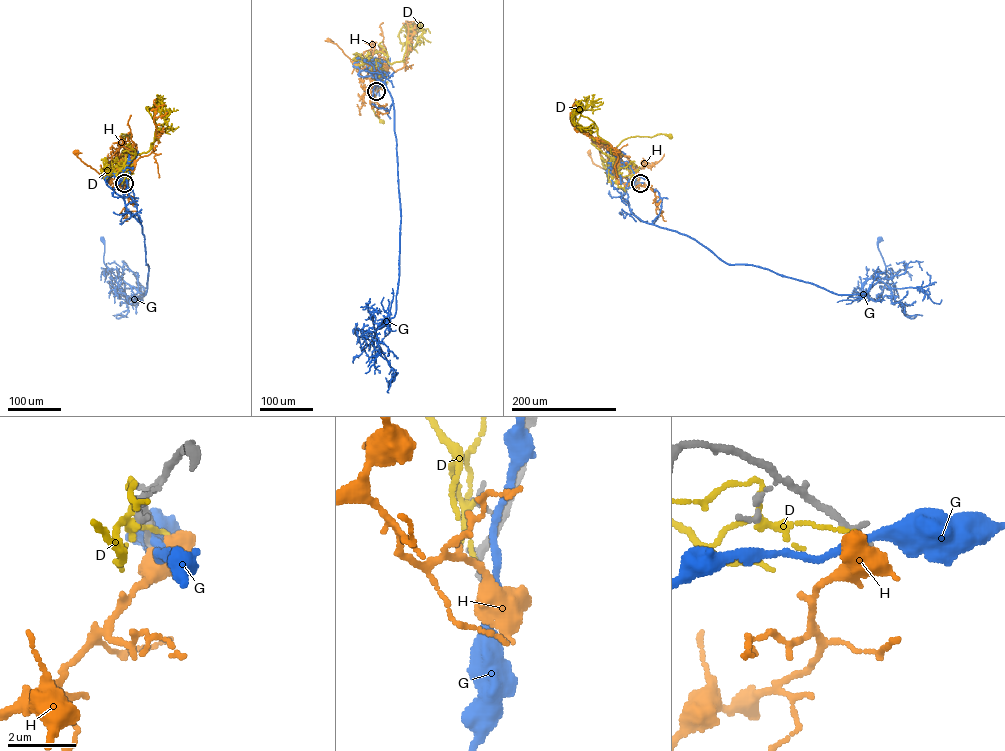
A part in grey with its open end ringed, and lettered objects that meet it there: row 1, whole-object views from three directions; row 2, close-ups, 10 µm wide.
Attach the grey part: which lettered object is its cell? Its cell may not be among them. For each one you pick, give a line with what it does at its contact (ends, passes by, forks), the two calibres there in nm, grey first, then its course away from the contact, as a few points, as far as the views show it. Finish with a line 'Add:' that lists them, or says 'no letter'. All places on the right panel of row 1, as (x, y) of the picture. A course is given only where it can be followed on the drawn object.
Add: no letter

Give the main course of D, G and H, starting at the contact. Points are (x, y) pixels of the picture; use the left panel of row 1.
D: (124, 183), (127, 175), (125, 177), (126, 155), (121, 145), (126, 136), (121, 134), (129, 136)
G: (124, 183), (126, 208), (141, 224), (144, 236), (149, 268), (145, 294), (115, 276), (105, 264), (102, 239)
H: (124, 183), (119, 186), (117, 179), (101, 176), (83, 163), (76, 152)

